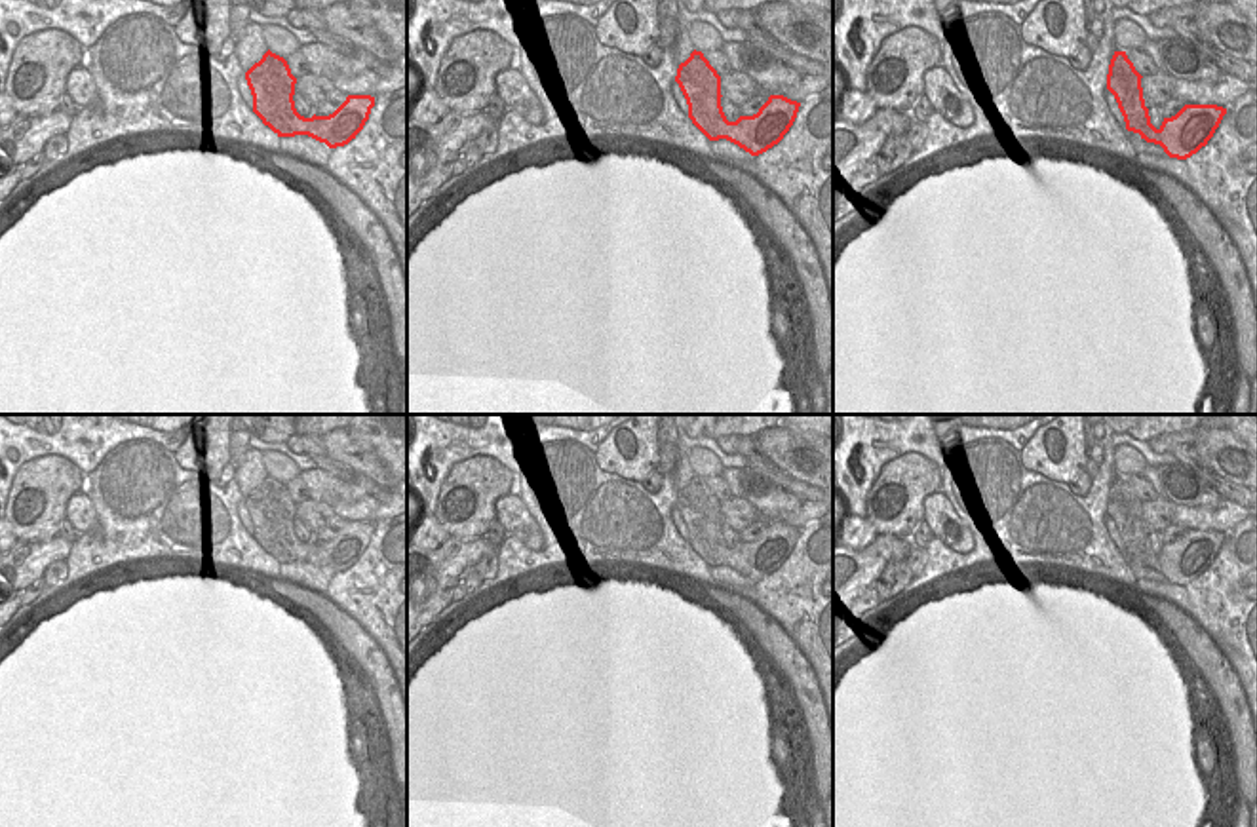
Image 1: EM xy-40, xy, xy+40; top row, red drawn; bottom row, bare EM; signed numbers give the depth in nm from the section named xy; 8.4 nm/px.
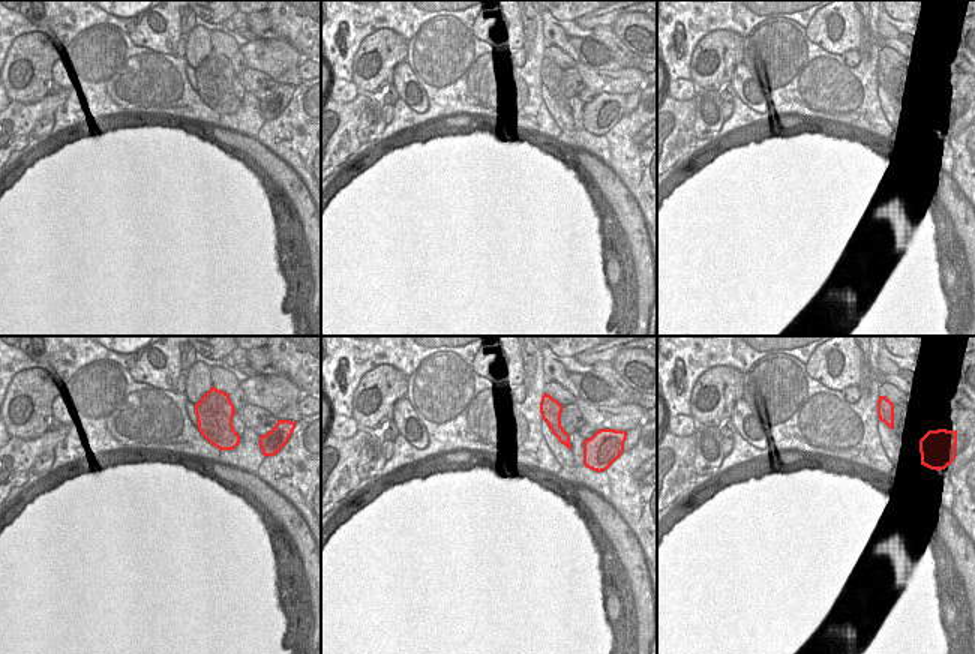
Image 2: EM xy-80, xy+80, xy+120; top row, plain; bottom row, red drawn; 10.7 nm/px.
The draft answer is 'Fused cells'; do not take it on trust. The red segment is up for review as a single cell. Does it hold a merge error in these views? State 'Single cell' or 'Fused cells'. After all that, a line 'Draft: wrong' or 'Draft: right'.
Single cell
Draft: wrong

